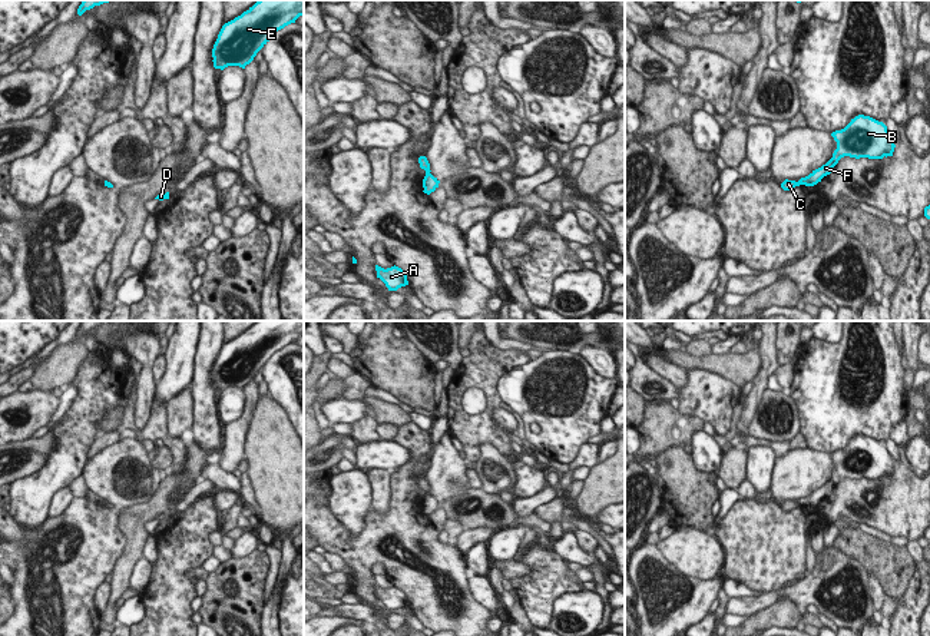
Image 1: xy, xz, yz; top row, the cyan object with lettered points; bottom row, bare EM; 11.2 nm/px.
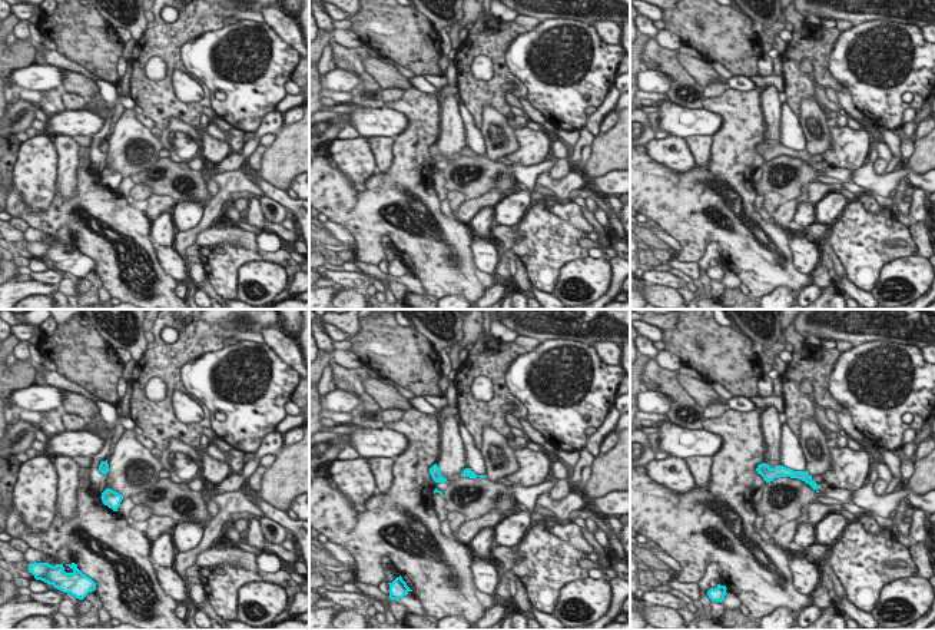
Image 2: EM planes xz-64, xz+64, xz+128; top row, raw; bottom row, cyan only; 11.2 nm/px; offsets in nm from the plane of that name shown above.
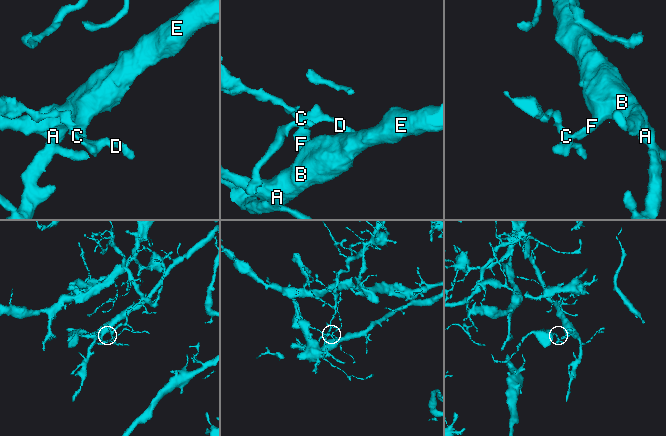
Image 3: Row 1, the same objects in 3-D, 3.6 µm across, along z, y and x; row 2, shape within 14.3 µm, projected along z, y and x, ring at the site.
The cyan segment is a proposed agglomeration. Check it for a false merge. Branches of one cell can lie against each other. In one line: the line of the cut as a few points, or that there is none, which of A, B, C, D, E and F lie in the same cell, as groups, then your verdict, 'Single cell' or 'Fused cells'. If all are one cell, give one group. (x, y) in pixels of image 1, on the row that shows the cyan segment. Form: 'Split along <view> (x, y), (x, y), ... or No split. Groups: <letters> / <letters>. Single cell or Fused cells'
Split along xz (426, 174), (430, 175). Groups: A B E F / C D. Fused cells

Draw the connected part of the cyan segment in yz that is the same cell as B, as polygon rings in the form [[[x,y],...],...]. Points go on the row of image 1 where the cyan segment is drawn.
[[[864,115],[855,116],[844,129],[833,132],[831,136],[837,142],[833,158],[808,176],[801,178],[798,180],[801,185],[817,185],[824,176],[831,173],[833,168],[844,156],[883,159],[884,156],[893,156],[896,148],[894,138],[887,130],[887,126]]]

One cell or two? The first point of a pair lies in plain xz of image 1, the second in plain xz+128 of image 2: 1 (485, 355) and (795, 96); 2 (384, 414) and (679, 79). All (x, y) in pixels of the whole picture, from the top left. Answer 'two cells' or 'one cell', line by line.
1: one cell
2: two cells

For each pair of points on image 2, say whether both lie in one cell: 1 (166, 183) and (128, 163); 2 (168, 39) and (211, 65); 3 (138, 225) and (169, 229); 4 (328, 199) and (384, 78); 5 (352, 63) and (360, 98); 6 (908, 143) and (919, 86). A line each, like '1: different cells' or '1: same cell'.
1: different cells
2: different cells
3: different cells
4: different cells
5: same cell
6: different cells

